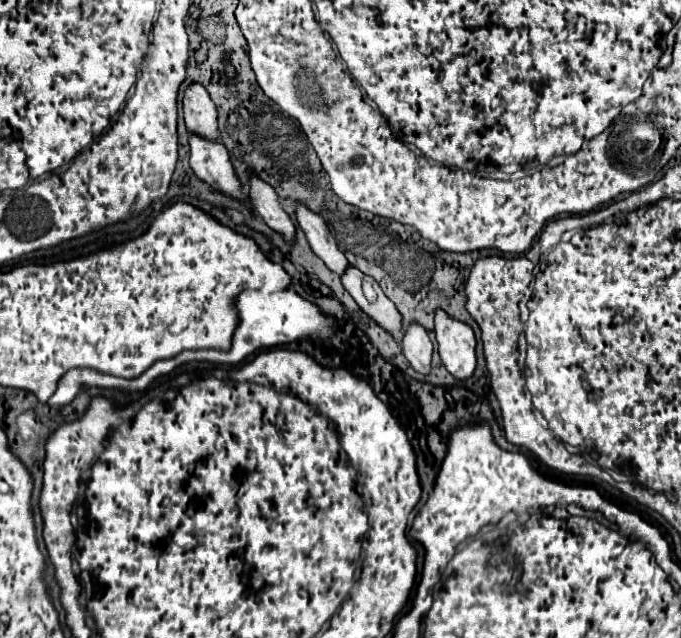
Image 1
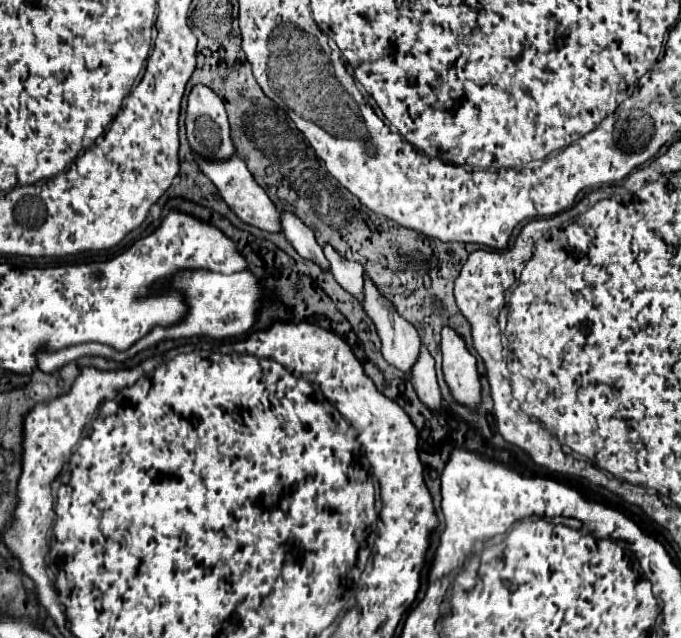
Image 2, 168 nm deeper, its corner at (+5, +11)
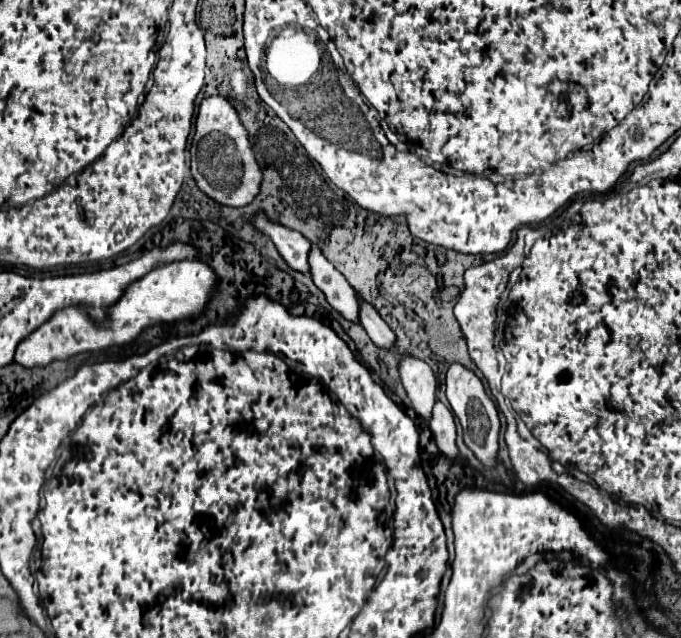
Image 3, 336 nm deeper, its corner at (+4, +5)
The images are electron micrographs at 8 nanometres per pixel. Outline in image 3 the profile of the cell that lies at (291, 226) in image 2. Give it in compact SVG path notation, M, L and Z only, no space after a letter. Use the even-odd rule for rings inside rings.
M313 247L311 249L311 277L313 283L325 293L327 303L341 313L347 321L359 323L359 299L355 297L357 293L351 289L351 285L347 283L347 279L335 271L335 267L331 267L327 263L327 259L323 259L323 253Z

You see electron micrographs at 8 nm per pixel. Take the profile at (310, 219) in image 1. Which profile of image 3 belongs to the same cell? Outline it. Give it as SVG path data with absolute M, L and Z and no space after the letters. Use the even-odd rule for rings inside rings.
M361 301L361 325L363 329L367 331L369 339L381 347L381 349L395 349L397 345L397 337L395 333L391 331L391 327L381 319L381 315L369 305L369 303L363 303Z

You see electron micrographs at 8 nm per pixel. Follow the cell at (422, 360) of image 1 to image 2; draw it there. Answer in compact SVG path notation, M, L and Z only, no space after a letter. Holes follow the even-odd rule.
M426 345L420 347L420 355L412 365L410 381L424 405L428 405L430 409L438 409L442 405L440 387L436 383L436 373L434 373L434 359L426 349Z

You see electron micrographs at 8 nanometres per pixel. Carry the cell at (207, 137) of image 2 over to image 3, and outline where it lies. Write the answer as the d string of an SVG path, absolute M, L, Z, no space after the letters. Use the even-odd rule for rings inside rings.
M215 97L203 99L199 107L197 131L191 145L191 175L197 181L197 187L215 203L245 207L259 195L263 173L253 155L247 129L241 125L235 107L225 97Z

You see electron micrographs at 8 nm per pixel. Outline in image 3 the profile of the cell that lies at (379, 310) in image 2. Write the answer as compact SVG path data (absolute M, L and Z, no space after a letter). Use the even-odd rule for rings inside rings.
M405 357L399 365L399 375L415 413L423 417L425 421L429 421L433 405L437 403L435 373L425 361L415 359L415 357Z

